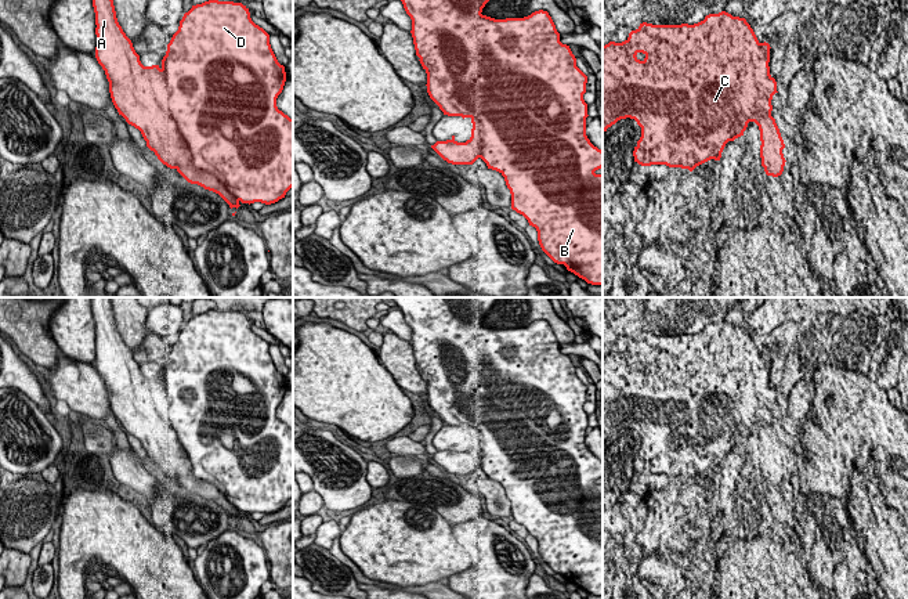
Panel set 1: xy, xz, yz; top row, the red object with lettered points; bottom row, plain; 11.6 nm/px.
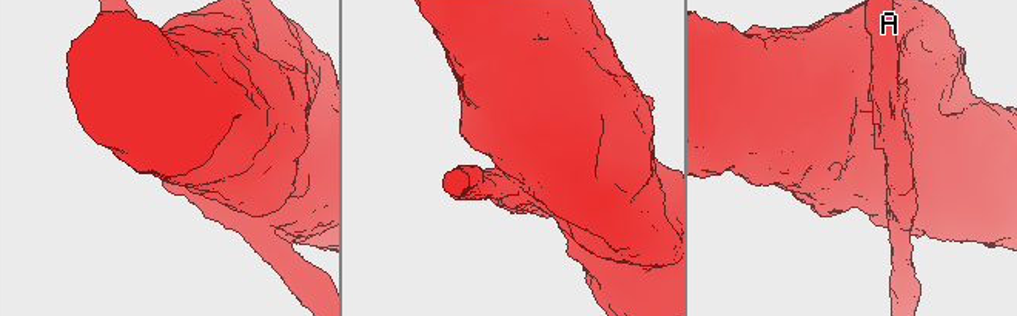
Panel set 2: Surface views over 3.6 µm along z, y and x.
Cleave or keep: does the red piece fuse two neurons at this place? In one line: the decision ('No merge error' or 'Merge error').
Merge error

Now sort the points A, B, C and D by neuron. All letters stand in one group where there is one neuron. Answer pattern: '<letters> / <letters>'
A / B C D

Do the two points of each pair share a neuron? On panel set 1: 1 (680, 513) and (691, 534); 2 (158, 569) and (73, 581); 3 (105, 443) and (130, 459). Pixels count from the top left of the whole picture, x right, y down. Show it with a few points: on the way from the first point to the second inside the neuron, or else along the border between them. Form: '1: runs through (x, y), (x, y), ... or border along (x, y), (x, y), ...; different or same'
1: border along (702, 512), (697, 518), (683, 519), (670, 536); different
2: runs through (134, 554), (91, 554), (87, 558); same
3: border along (116, 444), (108, 454); different

